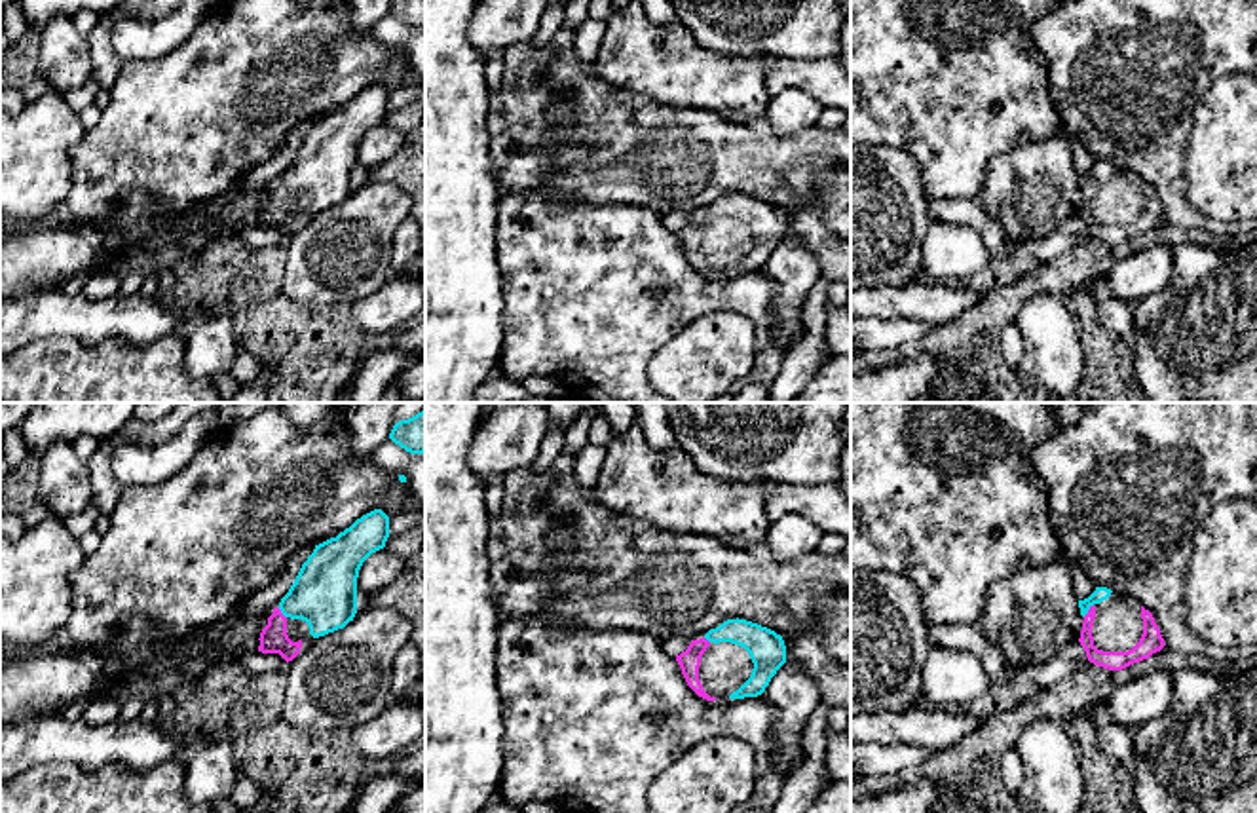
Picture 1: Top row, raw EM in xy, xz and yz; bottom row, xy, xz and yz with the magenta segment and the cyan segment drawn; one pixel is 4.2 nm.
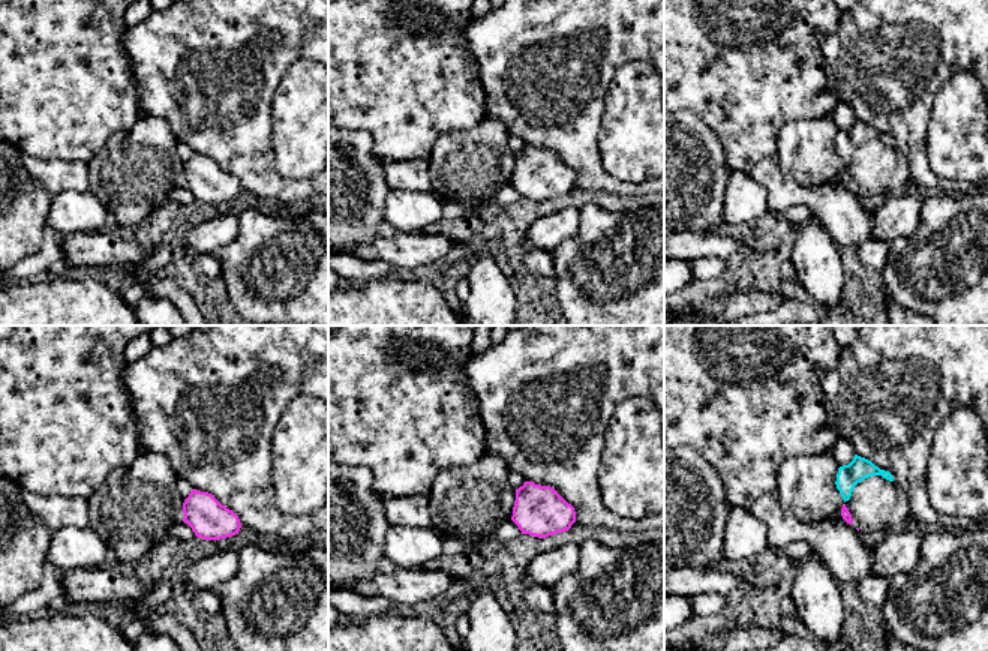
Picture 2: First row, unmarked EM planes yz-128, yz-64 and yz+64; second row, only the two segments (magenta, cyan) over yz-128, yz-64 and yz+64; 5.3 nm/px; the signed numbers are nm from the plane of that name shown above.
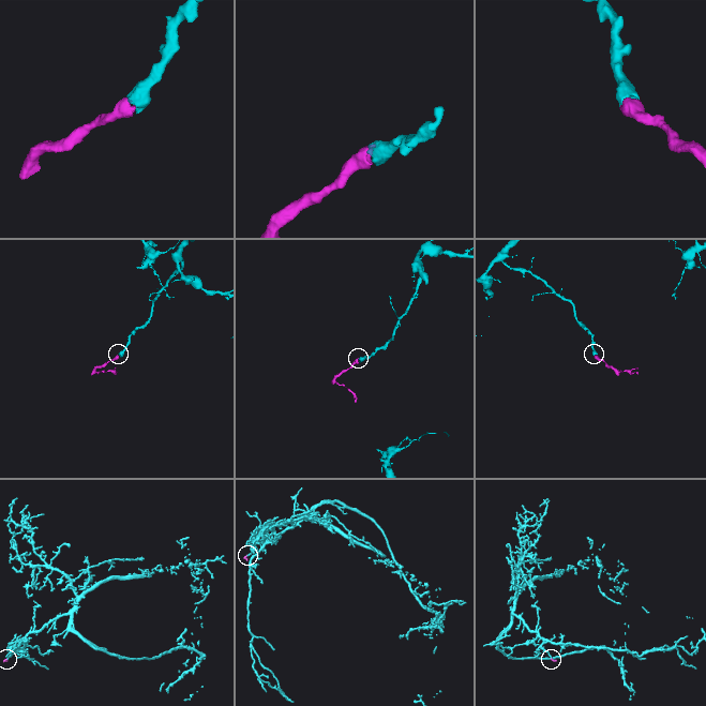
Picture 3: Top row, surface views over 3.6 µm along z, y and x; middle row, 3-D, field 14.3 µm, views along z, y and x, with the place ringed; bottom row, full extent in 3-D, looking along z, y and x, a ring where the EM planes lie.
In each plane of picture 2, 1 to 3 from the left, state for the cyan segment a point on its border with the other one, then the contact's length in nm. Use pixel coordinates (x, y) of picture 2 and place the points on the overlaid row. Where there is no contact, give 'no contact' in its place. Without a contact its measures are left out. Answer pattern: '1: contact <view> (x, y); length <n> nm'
1: no contact
2: no contact
3: no contact

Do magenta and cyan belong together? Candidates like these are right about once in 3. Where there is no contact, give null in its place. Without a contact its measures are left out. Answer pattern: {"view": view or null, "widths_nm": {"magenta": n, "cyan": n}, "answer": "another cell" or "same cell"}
{"view": "yz", "widths_nm": {"magenta": 80, "cyan": 60}, "answer": "same cell"}

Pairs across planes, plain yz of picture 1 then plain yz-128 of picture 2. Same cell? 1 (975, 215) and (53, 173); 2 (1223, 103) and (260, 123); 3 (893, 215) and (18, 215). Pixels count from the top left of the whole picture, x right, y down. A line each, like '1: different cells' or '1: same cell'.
1: same cell
2: different cells
3: same cell

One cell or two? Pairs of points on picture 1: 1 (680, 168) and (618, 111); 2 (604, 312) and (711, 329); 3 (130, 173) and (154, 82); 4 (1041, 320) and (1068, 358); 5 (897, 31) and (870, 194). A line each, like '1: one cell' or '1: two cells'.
1: one cell
2: two cells
3: one cell
4: one cell
5: two cells

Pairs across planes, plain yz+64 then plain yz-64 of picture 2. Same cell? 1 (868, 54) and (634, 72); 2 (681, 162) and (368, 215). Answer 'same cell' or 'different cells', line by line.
1: different cells
2: same cell

